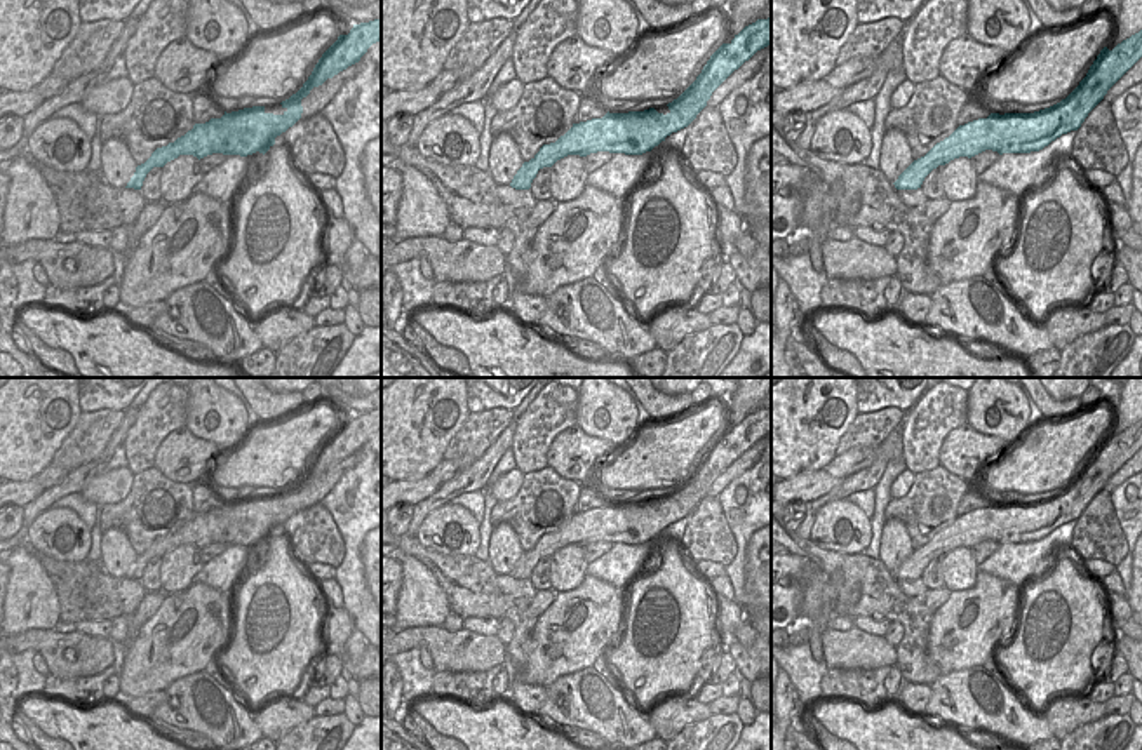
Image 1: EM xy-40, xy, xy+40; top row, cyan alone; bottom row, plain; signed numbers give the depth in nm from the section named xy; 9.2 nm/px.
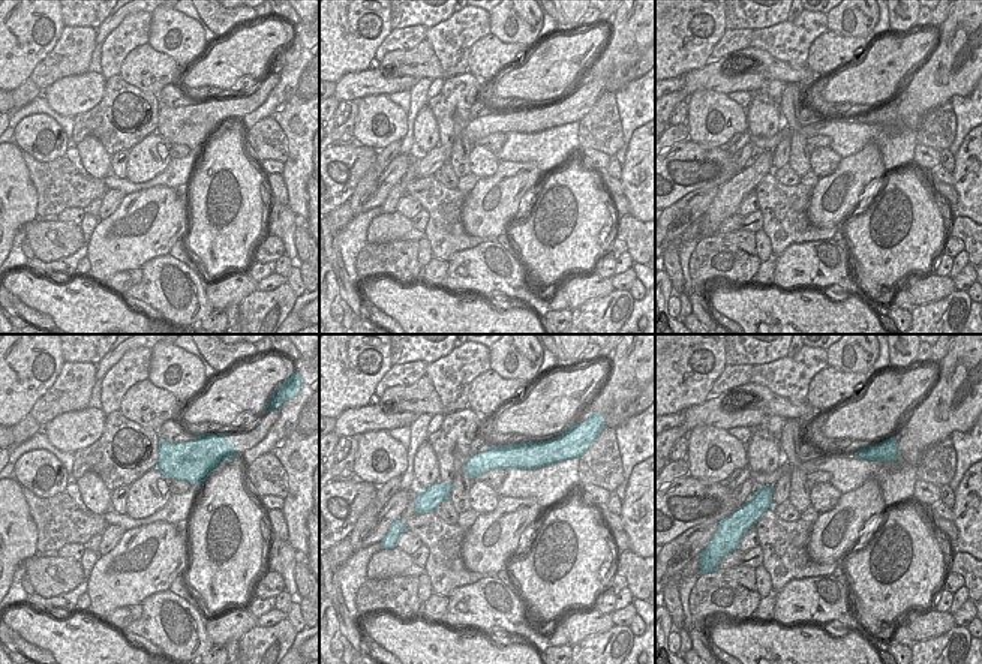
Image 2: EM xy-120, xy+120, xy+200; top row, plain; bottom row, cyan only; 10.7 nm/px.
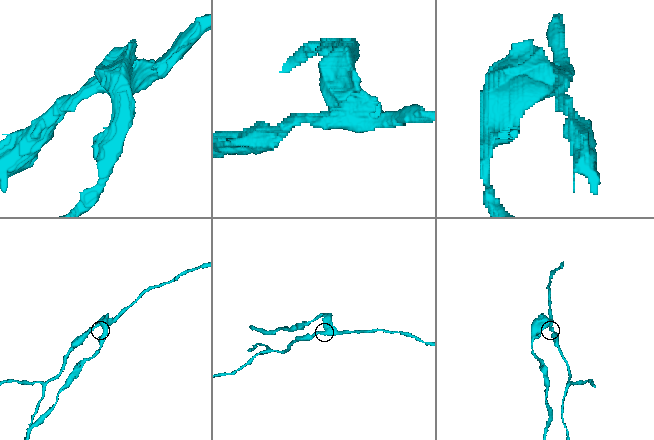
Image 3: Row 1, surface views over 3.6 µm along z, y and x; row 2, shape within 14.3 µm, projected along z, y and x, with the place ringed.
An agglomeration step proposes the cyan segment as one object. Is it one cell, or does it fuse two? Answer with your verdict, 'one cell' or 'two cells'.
two cells

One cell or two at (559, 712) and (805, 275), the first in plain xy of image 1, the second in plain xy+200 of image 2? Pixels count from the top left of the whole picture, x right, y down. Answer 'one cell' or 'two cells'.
one cell

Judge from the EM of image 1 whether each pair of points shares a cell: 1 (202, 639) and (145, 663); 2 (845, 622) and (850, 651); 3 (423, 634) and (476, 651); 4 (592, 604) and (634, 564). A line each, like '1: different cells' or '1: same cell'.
1: same cell
2: different cells
3: same cell
4: different cells

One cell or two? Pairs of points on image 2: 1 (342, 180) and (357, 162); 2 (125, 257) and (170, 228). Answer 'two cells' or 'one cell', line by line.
1: one cell
2: one cell

